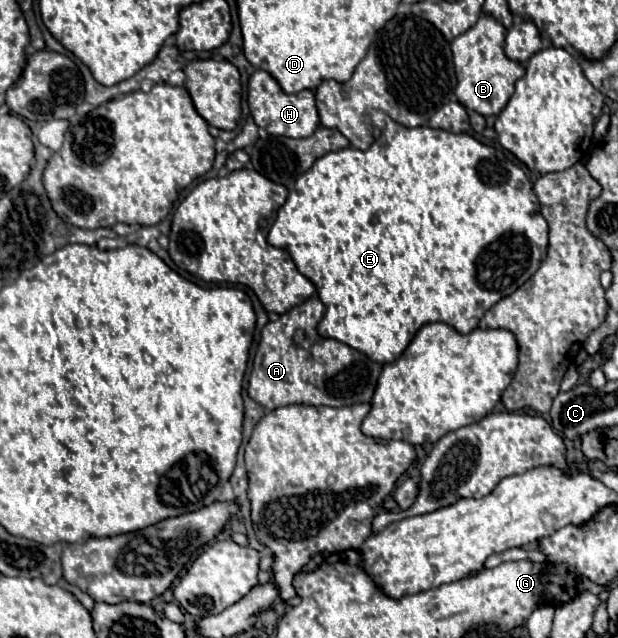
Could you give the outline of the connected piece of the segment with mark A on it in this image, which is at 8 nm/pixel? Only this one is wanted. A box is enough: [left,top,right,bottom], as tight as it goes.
[249,296,383,410]

